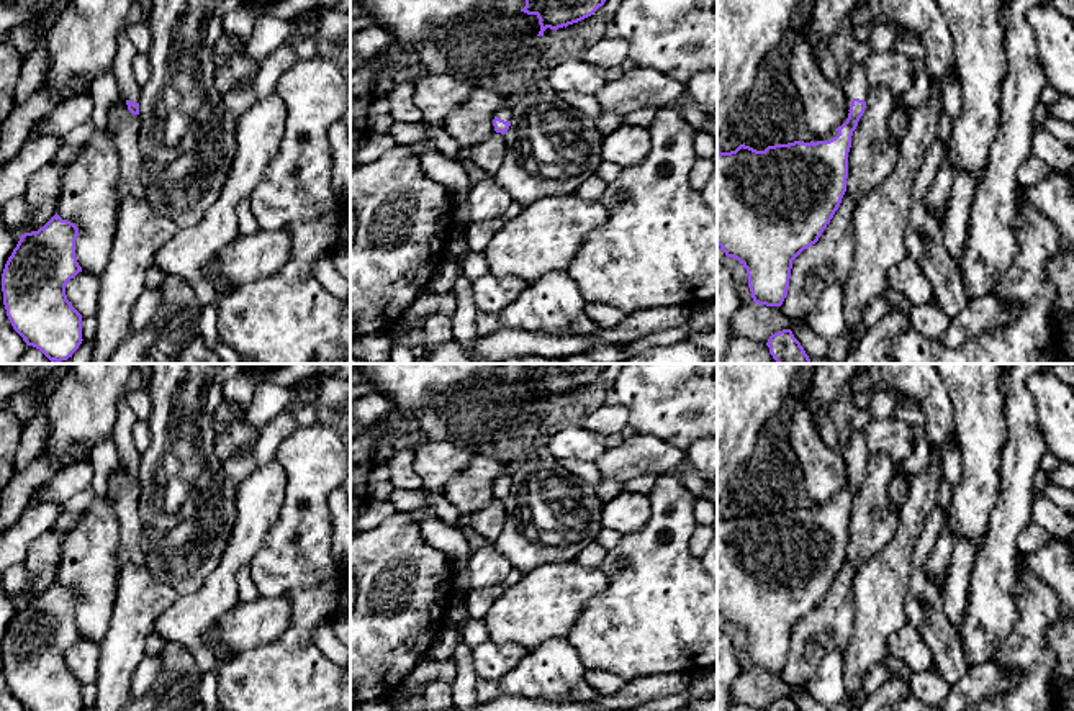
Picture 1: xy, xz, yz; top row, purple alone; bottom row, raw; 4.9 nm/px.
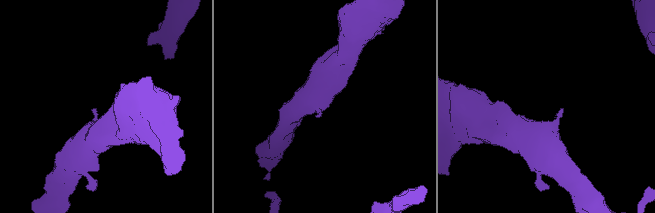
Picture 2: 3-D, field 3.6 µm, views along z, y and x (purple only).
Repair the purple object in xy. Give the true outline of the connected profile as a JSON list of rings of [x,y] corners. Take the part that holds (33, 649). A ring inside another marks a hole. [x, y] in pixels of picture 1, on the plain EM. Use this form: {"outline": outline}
{"outline": [[[57,580],[38,598],[20,603],[2,641],[7,683],[26,711],[82,711],[82,682],[65,662],[65,652],[82,634],[75,624],[79,595]]]}

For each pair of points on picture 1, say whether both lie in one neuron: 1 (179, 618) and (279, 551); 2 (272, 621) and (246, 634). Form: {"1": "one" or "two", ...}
{"1": "two", "2": "one"}

